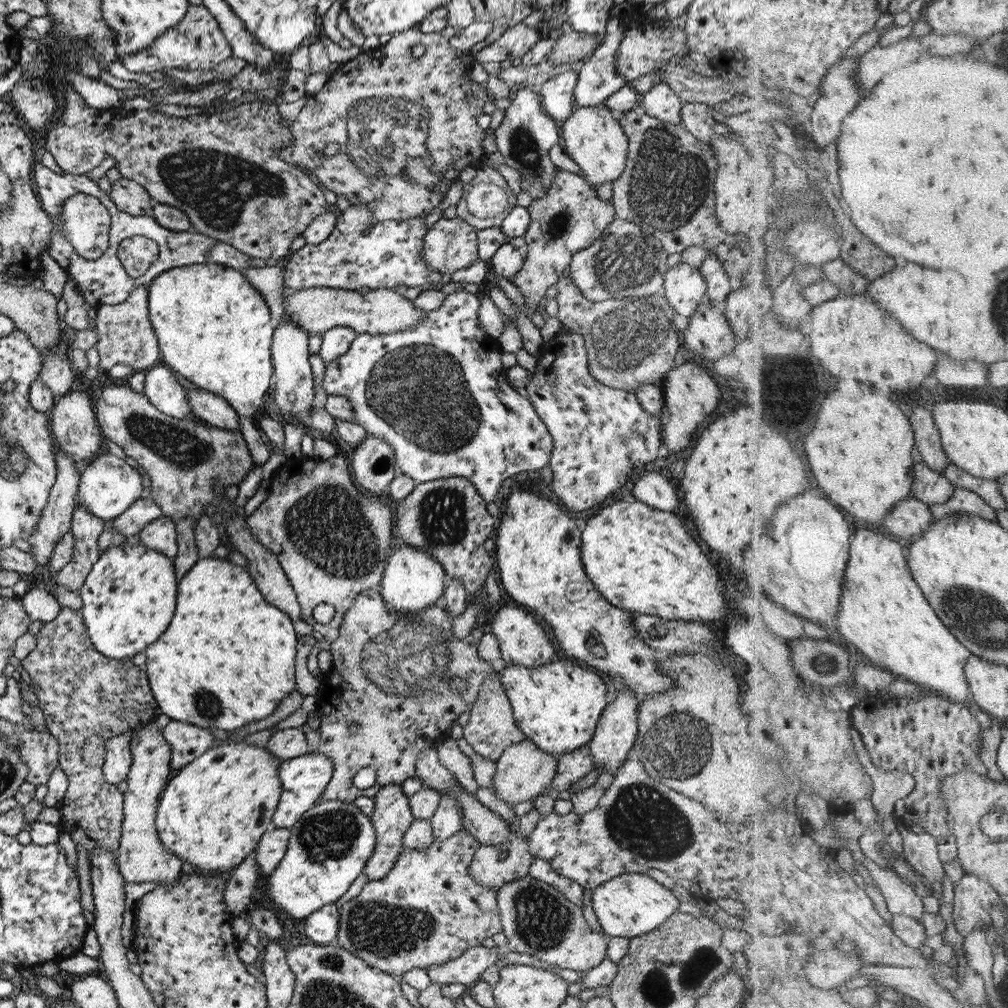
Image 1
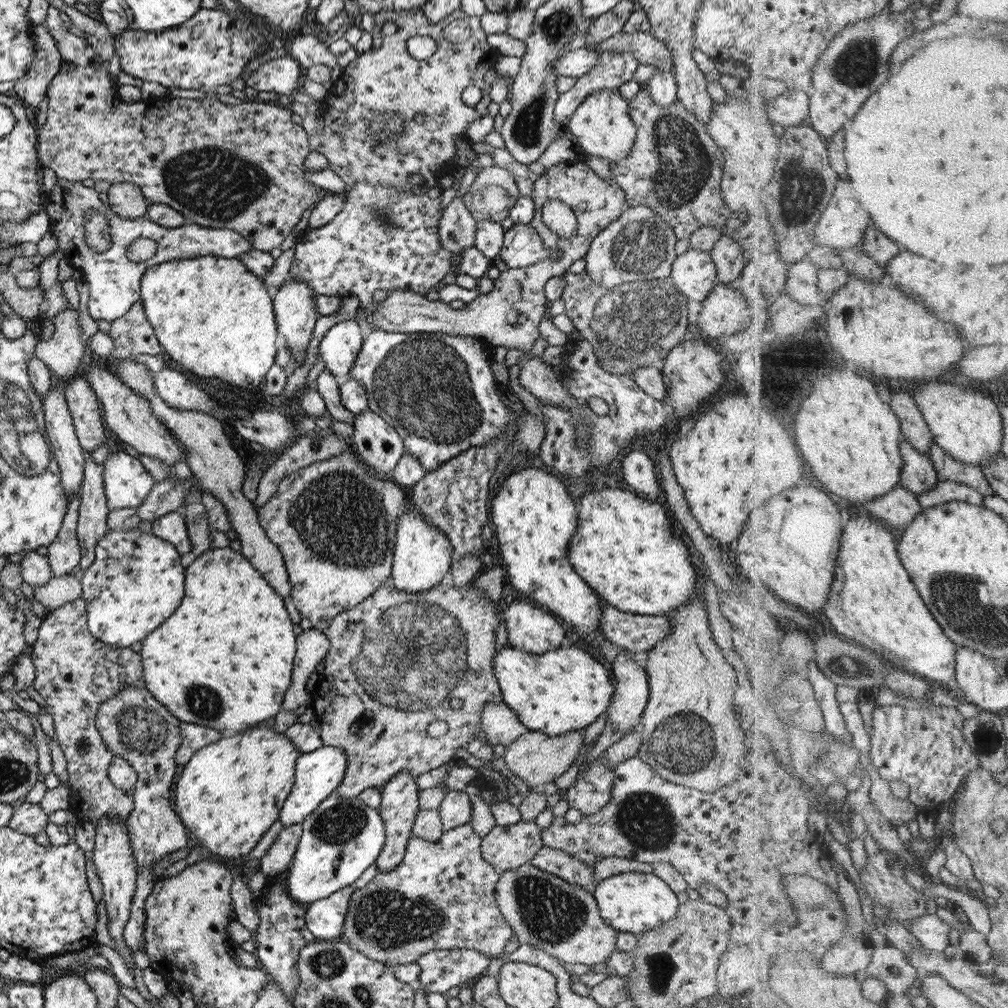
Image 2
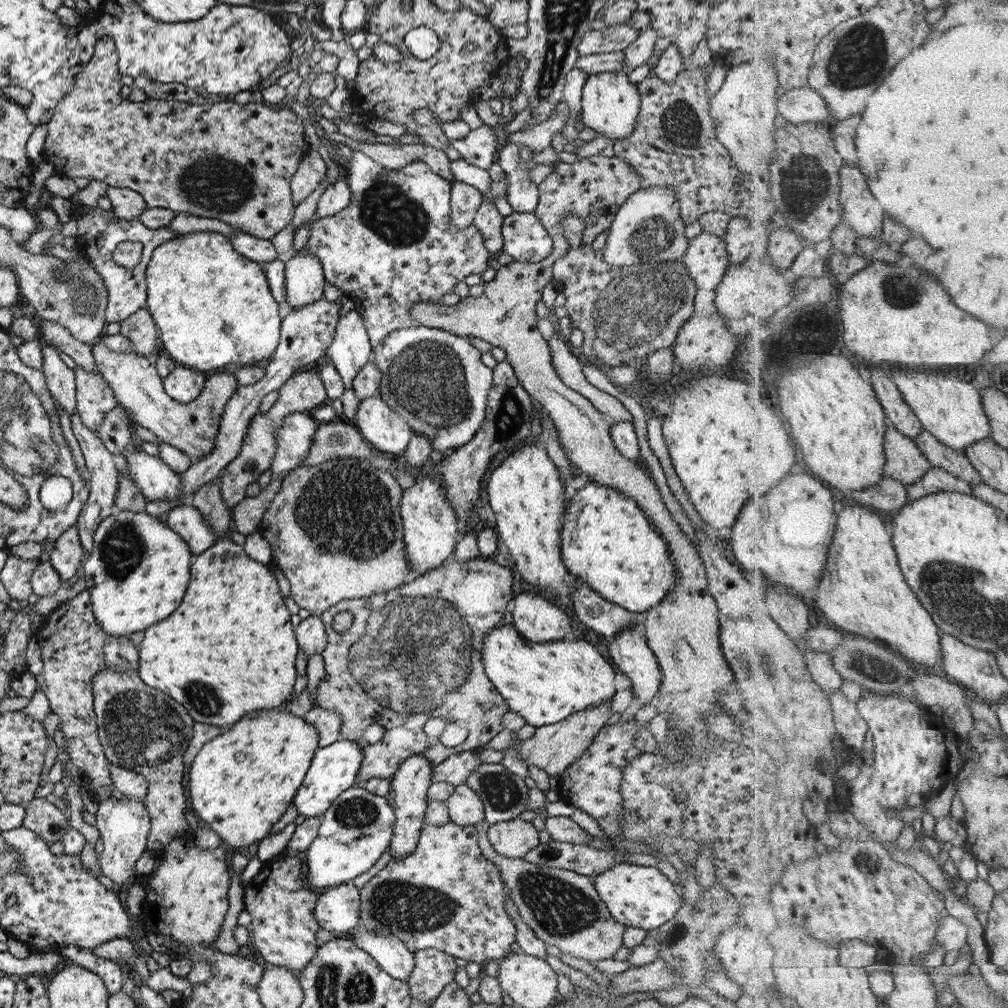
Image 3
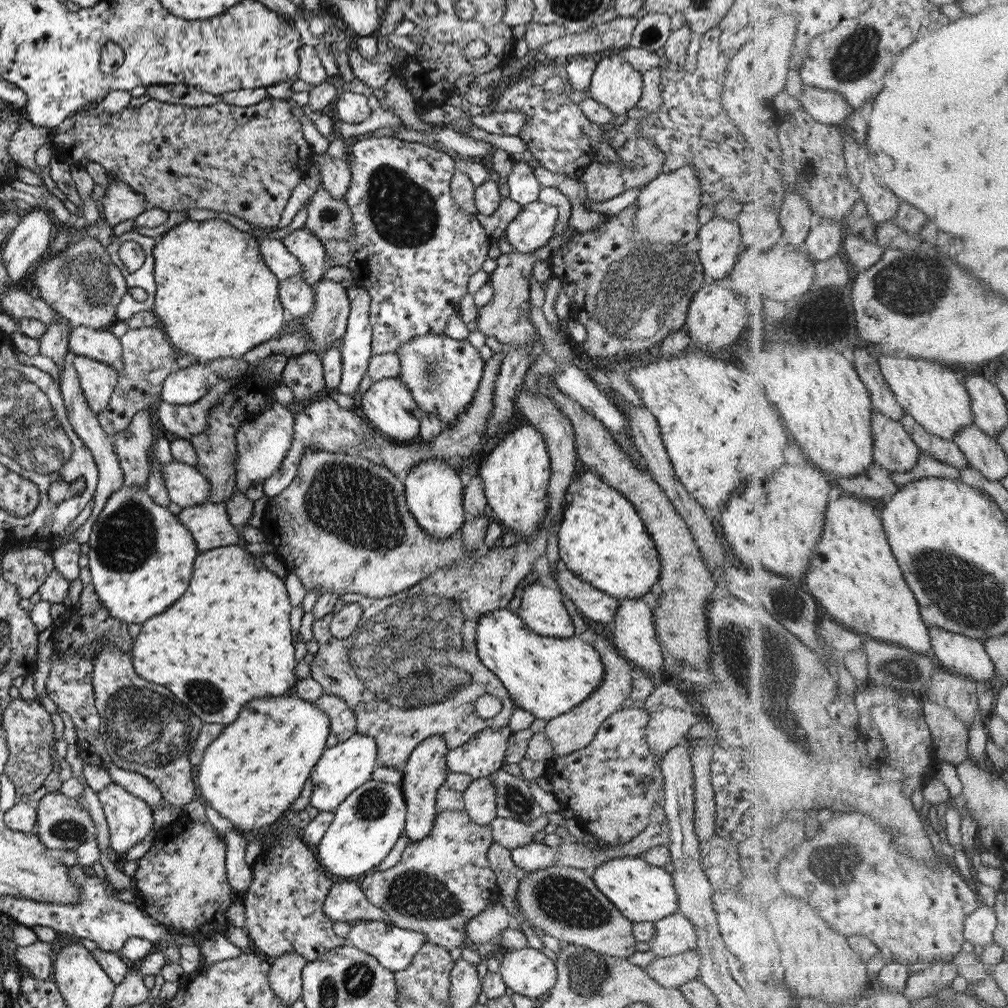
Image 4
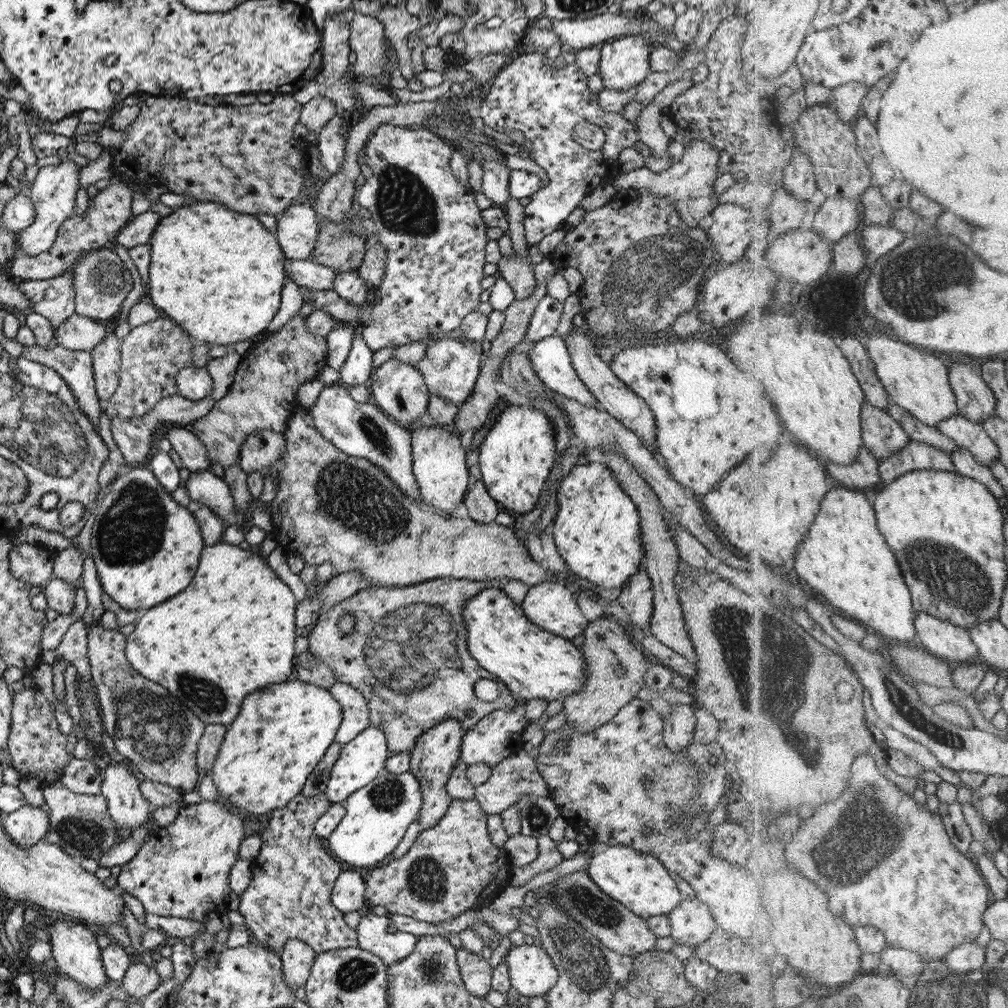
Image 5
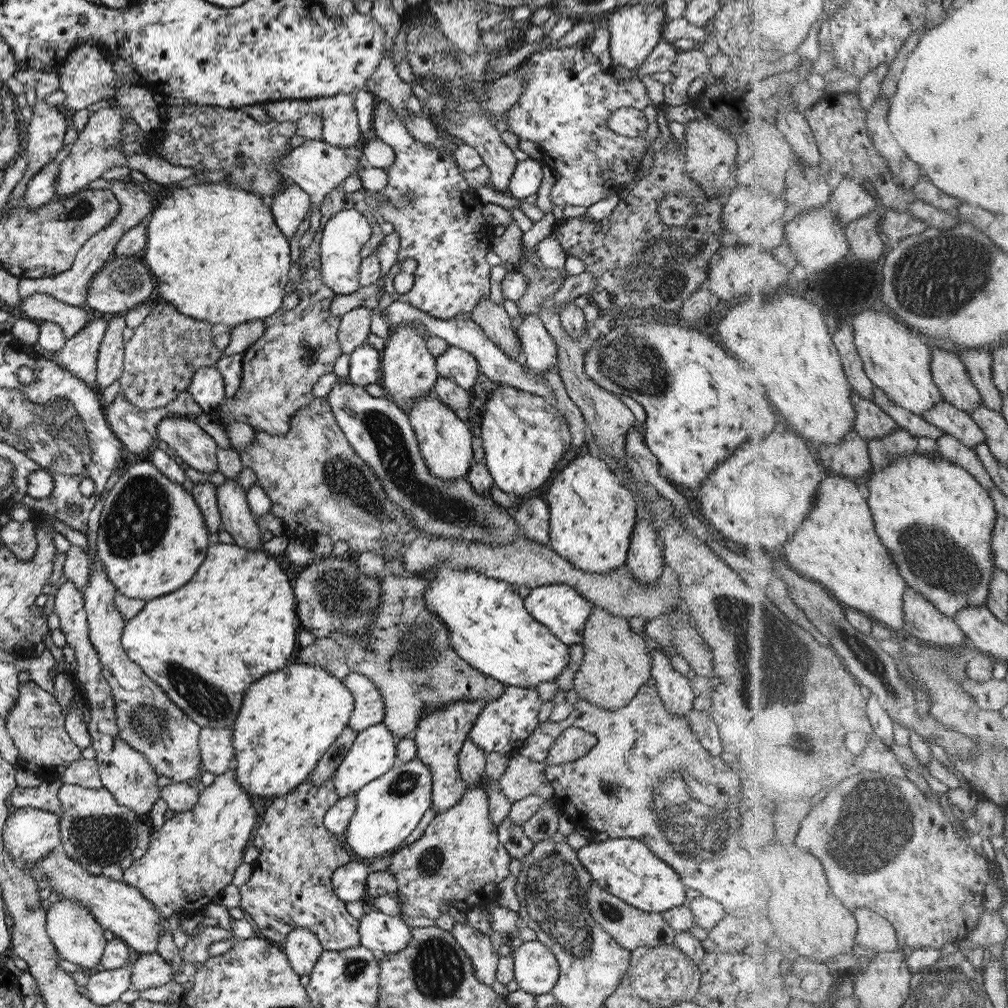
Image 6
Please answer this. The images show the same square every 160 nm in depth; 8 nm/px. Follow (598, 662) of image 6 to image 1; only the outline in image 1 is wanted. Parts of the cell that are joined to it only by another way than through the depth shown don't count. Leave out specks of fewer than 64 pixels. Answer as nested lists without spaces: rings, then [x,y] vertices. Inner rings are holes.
[[[525,738],[521,742],[506,746],[495,763],[495,776],[489,787],[494,788],[494,793],[499,800],[514,805],[517,802],[531,800],[549,788],[551,780],[556,773],[557,758],[552,754],[543,752],[535,746],[533,741]]]

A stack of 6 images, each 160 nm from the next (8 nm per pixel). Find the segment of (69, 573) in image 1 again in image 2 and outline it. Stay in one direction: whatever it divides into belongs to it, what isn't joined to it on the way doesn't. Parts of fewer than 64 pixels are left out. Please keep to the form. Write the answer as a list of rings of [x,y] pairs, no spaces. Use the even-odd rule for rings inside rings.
[[[83,452],[83,476],[76,518],[76,537],[80,550],[77,566],[81,570],[88,568],[94,560],[95,544],[107,532],[106,518],[109,511],[103,492],[103,465],[97,464],[91,453]]]

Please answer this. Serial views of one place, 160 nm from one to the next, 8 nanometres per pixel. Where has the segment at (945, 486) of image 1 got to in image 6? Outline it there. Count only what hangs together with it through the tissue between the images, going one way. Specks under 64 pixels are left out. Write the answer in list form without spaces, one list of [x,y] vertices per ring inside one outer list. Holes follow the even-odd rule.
[[[855,391],[852,403],[856,412],[854,429],[864,439],[880,439],[899,429],[898,422],[874,400],[864,399]]]

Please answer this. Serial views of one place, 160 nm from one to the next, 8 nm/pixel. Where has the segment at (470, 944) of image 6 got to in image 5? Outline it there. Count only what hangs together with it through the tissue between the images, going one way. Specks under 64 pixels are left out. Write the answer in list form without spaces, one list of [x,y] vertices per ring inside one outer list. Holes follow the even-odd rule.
[[[463,947],[456,949],[456,961],[464,987],[476,997],[485,997],[490,987],[492,968],[480,953],[469,953]]]

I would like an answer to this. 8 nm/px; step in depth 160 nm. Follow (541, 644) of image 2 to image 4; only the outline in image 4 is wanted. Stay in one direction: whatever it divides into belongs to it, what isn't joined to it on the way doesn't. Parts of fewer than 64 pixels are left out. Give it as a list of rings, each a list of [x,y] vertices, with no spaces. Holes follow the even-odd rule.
[[[540,582],[524,588],[517,608],[517,618],[541,636],[567,638],[573,636],[572,620],[561,602],[562,593]]]

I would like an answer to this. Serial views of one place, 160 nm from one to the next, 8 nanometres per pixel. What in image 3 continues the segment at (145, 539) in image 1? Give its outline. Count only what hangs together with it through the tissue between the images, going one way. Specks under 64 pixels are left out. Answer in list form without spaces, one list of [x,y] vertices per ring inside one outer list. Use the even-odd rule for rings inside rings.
[[[189,503],[177,505],[169,510],[165,524],[187,544],[193,557],[219,540],[218,534],[206,523],[202,514]]]

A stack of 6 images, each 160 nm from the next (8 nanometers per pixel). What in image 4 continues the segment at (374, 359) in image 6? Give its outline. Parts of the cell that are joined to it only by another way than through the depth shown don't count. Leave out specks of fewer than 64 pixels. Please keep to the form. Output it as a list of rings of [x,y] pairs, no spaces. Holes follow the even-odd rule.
[[[356,284],[346,288],[350,302],[346,320],[346,331],[339,340],[339,356],[341,357],[340,381],[334,392],[353,396],[367,372],[370,353],[370,336],[372,333],[368,321],[370,298],[367,291]]]

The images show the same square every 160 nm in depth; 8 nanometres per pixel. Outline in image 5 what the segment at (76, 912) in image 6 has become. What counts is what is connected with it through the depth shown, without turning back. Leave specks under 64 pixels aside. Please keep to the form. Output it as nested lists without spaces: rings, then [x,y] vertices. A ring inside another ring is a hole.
[[[62,916],[47,928],[48,944],[52,958],[66,978],[75,983],[81,983],[90,993],[96,993],[105,982],[106,974],[101,962],[100,949],[95,943],[95,932],[89,926],[83,926],[79,921]]]

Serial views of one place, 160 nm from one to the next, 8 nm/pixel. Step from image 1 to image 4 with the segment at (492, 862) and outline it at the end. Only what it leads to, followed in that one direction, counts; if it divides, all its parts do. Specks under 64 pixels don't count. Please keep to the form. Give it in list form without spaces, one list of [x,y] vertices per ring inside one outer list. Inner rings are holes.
[[[546,813],[527,824],[514,818],[496,816],[488,826],[491,830],[492,840],[510,851],[512,848],[531,843],[533,835],[543,831],[548,821]]]

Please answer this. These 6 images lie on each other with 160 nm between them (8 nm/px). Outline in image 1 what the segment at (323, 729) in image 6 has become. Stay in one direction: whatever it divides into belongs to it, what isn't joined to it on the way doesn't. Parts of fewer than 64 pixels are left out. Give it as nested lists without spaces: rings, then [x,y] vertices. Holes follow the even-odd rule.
[[[243,740],[209,747],[203,754],[181,767],[160,793],[155,827],[161,844],[170,853],[177,855],[181,862],[185,860],[193,870],[205,875],[219,875],[219,872],[235,868],[255,850],[261,835],[267,831],[267,825],[271,822],[282,791],[278,768],[280,760],[265,747],[245,744]]]

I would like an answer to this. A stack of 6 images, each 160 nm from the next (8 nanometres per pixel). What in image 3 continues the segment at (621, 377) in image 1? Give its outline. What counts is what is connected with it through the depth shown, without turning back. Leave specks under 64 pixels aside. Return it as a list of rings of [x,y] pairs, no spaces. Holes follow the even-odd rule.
[[[591,245],[587,246],[569,246],[569,248],[559,257],[554,260],[552,264],[552,280],[556,285],[558,292],[564,294],[565,303],[564,307],[567,311],[567,317],[570,320],[573,328],[578,328],[582,332],[582,347],[578,352],[582,354],[582,358],[589,360],[595,360],[598,364],[603,365],[622,365],[633,367],[634,369],[639,369],[643,363],[643,358],[647,355],[657,352],[662,348],[667,348],[671,346],[675,340],[677,331],[680,329],[680,326],[686,322],[686,320],[692,315],[693,312],[693,296],[695,294],[696,286],[694,285],[694,280],[689,276],[688,270],[684,265],[683,258],[677,258],[673,262],[643,262],[639,260],[633,266],[623,266],[623,267],[614,267],[610,264],[607,264],[602,259],[601,249],[598,251],[593,250]]]

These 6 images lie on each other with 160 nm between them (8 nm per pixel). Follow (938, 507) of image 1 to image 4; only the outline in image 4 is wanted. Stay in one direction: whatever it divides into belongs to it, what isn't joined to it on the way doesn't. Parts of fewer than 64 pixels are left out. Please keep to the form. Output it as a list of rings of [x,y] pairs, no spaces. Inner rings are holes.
[[[921,452],[918,463],[907,472],[891,473],[890,477],[898,484],[899,487],[906,485],[915,479],[939,477],[944,479],[960,480],[960,469],[941,462],[936,458],[929,456],[925,452]]]

